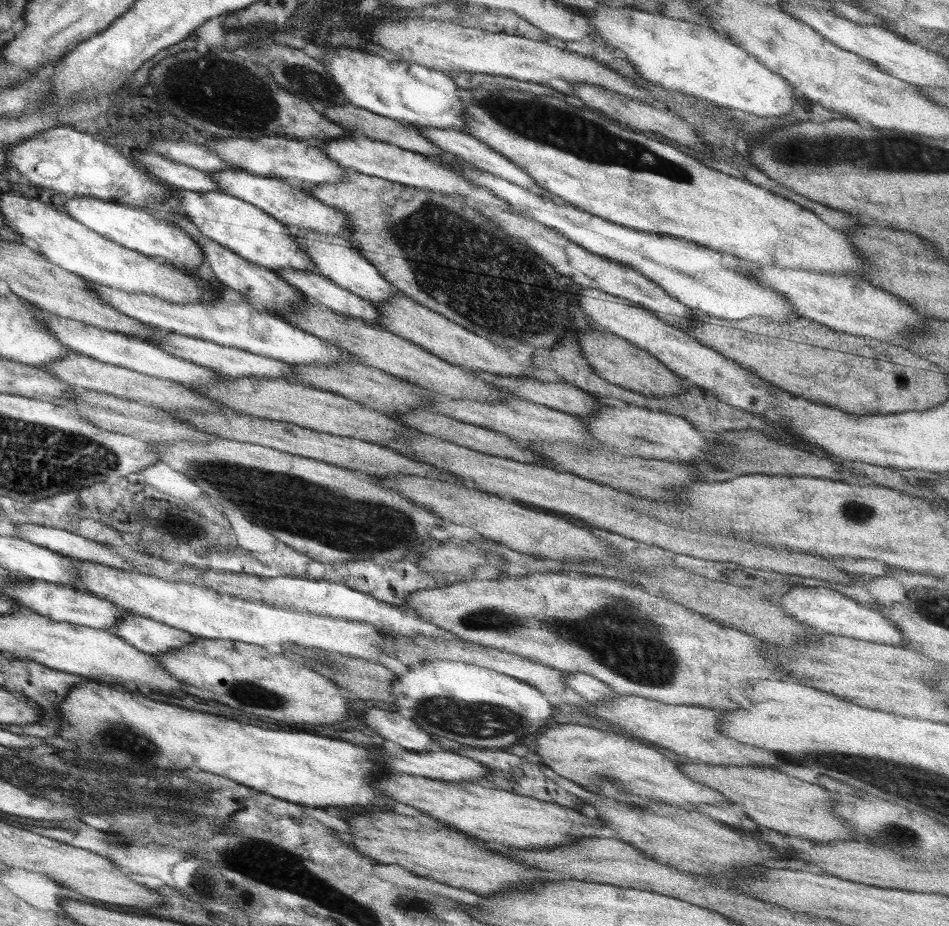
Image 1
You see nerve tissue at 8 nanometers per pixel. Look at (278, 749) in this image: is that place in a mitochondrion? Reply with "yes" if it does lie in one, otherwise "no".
no

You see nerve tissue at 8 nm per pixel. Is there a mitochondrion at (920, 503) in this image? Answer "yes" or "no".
no

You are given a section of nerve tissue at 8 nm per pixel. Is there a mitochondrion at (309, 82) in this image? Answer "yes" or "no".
yes

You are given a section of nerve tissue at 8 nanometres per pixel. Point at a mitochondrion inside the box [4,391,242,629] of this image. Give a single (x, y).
(177, 525)

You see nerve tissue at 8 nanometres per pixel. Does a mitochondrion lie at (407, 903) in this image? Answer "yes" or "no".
yes

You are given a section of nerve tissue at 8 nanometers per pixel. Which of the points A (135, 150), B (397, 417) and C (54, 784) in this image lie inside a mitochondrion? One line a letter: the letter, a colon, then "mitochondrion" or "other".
A: other
B: other
C: mitochondrion

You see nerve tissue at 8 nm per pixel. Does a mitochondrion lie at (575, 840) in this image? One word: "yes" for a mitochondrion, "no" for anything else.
no

